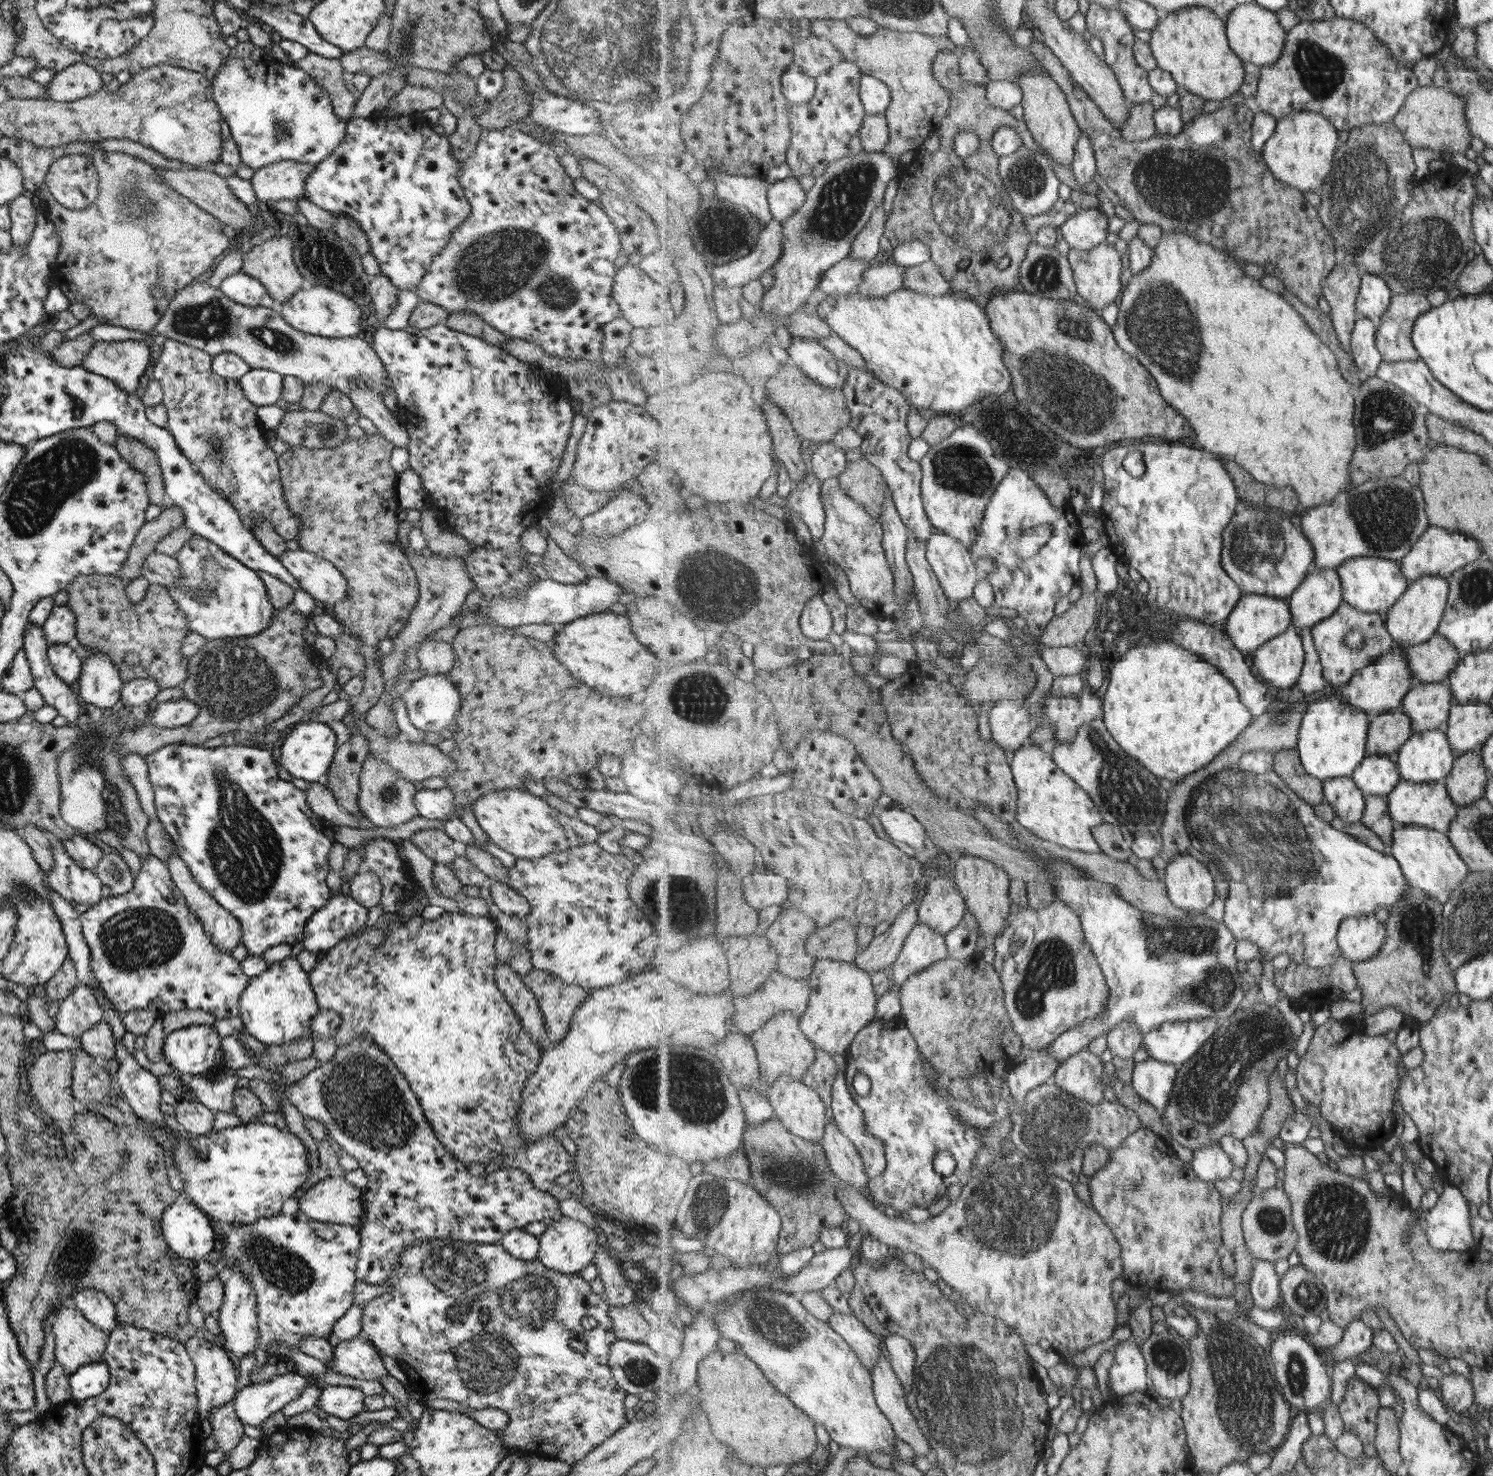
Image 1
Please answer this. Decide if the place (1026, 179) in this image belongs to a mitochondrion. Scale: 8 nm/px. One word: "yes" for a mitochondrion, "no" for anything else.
yes

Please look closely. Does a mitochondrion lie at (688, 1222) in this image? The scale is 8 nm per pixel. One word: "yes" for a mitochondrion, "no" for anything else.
yes

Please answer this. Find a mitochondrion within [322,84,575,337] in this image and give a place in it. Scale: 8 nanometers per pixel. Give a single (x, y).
(488, 270)

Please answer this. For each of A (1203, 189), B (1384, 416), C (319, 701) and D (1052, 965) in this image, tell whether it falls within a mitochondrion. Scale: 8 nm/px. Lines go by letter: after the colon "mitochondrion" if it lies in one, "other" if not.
A: mitochondrion
B: mitochondrion
C: other
D: mitochondrion

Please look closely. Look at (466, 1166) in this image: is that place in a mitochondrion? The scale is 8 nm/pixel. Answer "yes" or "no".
no

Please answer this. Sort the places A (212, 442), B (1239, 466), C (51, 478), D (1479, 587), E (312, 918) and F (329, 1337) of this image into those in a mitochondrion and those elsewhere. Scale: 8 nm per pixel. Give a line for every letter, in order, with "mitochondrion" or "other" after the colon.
A: mitochondrion
B: other
C: mitochondrion
D: mitochondrion
E: other
F: other

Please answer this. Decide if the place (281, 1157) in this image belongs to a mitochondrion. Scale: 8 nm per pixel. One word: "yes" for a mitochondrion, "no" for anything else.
no

